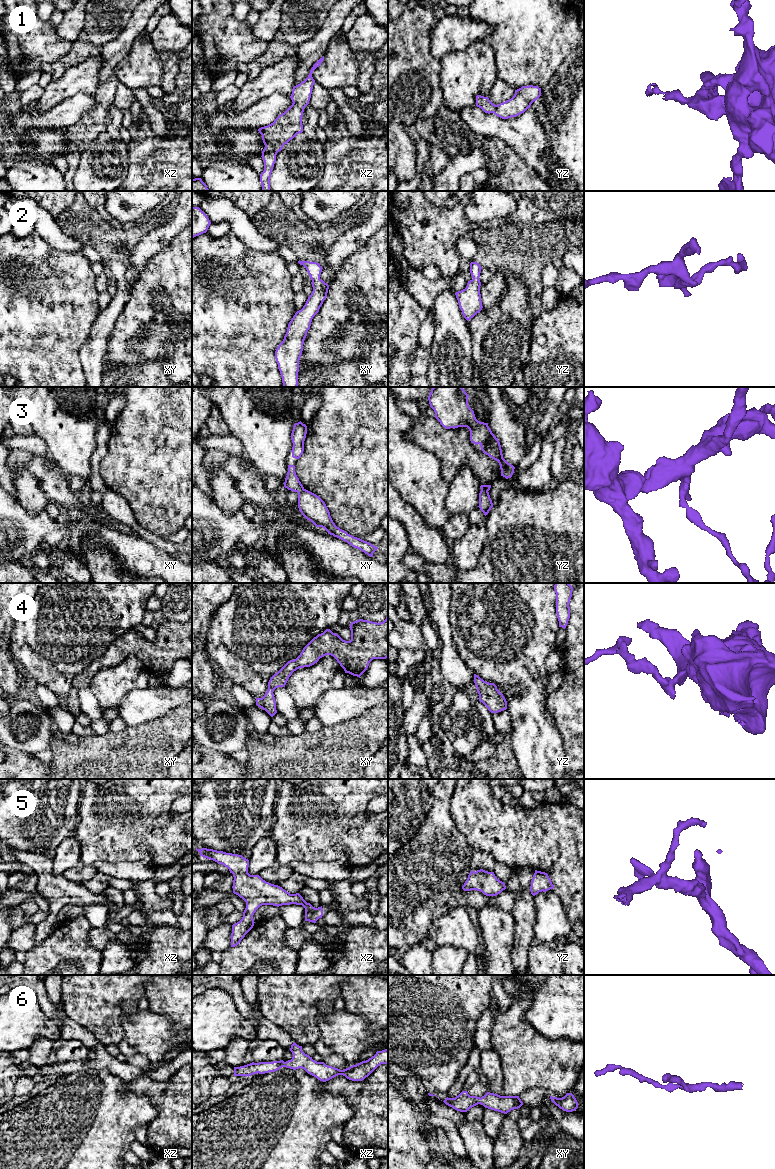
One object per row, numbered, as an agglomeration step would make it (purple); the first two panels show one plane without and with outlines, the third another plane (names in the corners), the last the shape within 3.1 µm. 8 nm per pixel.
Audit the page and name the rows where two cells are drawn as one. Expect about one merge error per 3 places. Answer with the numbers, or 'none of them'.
3

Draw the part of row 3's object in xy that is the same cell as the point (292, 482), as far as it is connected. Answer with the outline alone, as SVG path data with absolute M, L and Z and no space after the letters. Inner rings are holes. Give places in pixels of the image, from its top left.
M288 465L288 472L287 476L285 478L284 487L288 490L300 493L304 490L303 485L299 481L299 478L296 475L295 472L295 466L294 465Z

